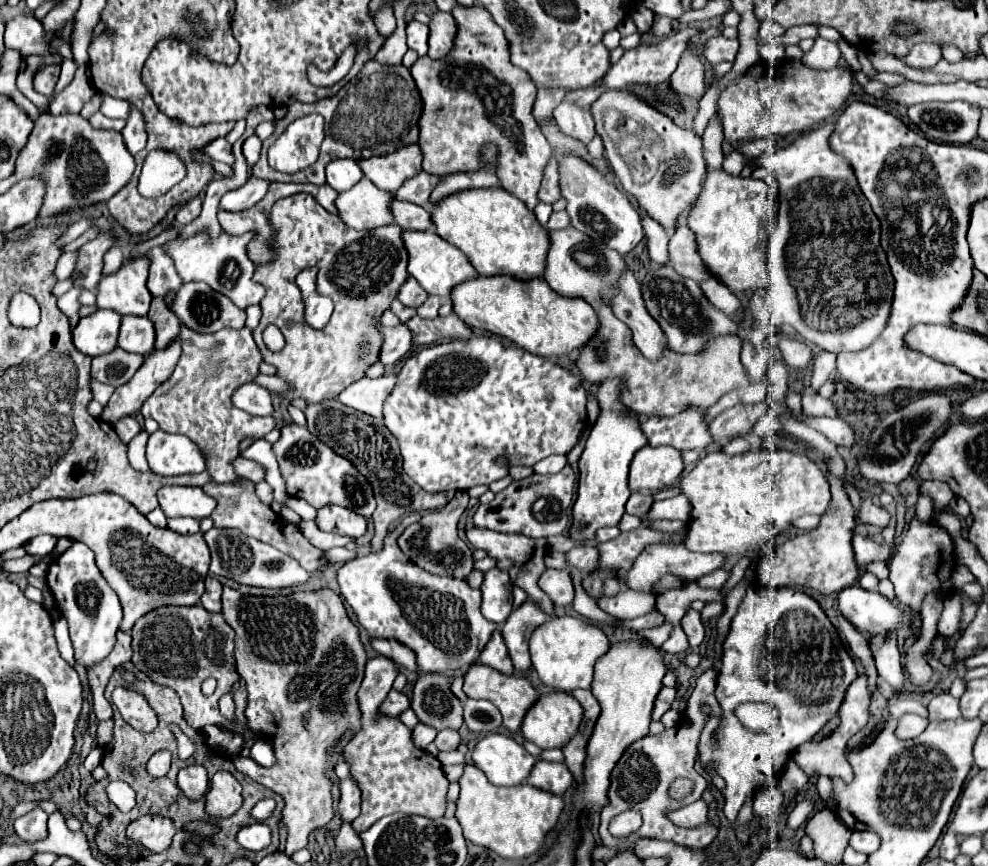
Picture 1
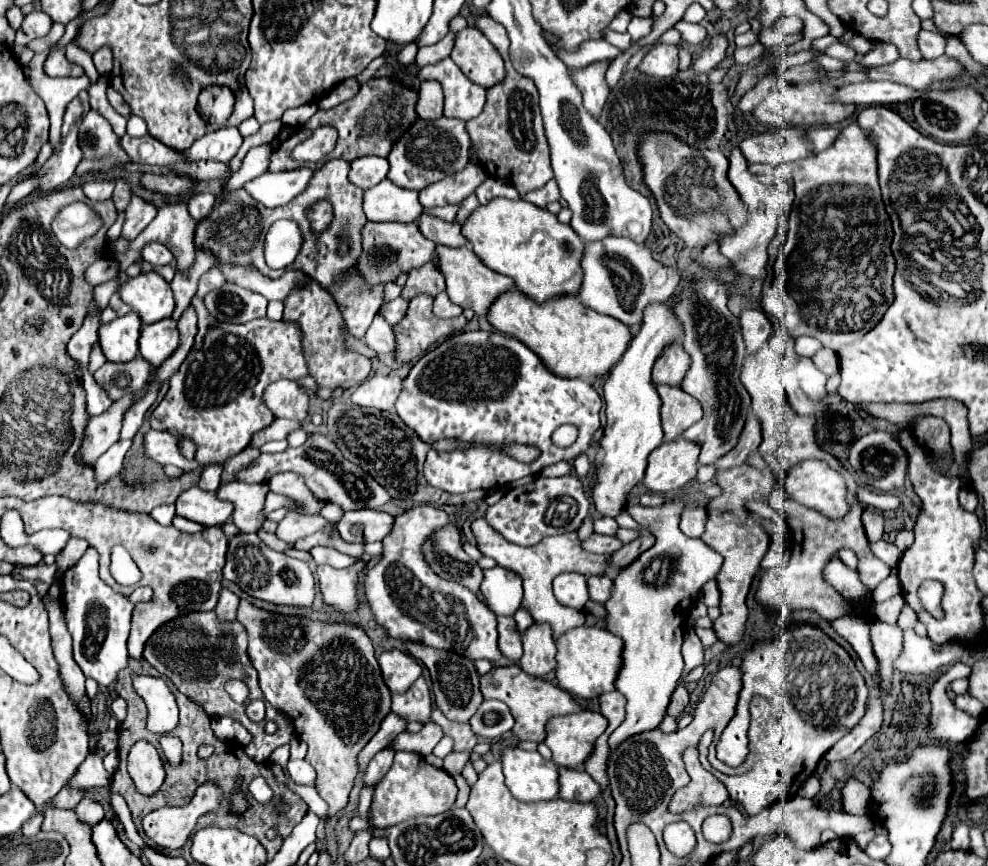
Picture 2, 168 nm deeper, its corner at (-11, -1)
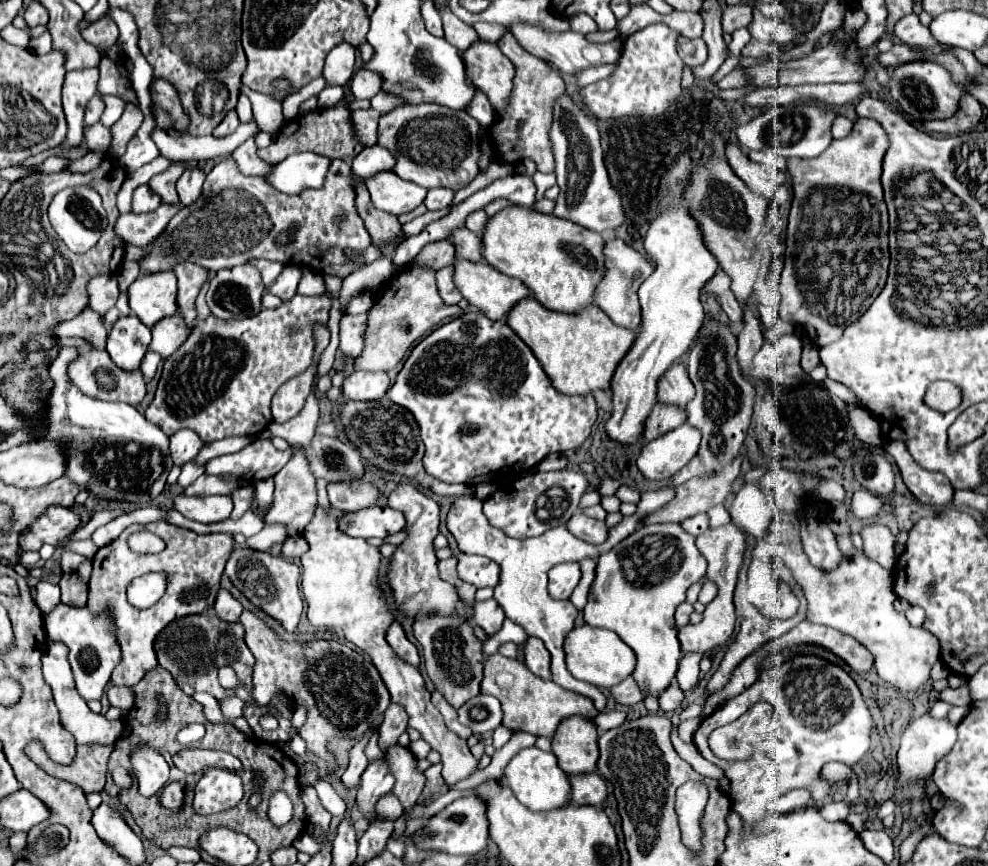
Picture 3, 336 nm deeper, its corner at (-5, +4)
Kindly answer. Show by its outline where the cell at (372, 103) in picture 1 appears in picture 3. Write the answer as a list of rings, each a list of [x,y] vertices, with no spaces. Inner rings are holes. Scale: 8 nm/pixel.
[[[341,99],[333,107],[315,109],[311,113],[307,113],[307,115],[297,115],[285,129],[279,131],[277,139],[269,147],[257,149],[257,155],[269,165],[277,165],[287,155],[299,153],[299,151],[311,151],[311,153],[323,155],[327,159],[353,159],[365,145],[357,141],[349,115],[351,115],[351,111],[349,111],[345,99]]]

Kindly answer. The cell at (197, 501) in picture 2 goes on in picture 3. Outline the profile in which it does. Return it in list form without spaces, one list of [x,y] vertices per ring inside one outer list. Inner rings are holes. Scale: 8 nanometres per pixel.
[[[181,493],[173,499],[173,507],[187,519],[193,519],[199,523],[215,523],[231,515],[233,501],[231,497],[225,497],[225,495],[187,497],[185,493]]]

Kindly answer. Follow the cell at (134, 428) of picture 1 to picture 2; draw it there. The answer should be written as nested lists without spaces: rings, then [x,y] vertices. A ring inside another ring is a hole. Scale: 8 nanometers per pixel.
[[[132,439],[119,440],[102,454],[95,463],[96,482],[105,484],[112,476],[118,474],[123,467],[126,452],[132,446]]]

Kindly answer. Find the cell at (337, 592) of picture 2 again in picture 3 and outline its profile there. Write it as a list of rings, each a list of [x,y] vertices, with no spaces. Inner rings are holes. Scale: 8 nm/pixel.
[[[317,507],[315,519],[303,531],[309,543],[309,551],[301,557],[303,561],[301,587],[303,587],[305,601],[309,605],[307,611],[309,623],[317,629],[333,629],[345,635],[347,641],[351,641],[371,657],[373,665],[379,669],[381,679],[385,681],[391,693],[391,701],[403,707],[405,713],[409,715],[409,727],[417,729],[421,737],[441,753],[443,779],[451,787],[453,783],[469,777],[475,771],[477,759],[471,755],[467,741],[457,737],[445,727],[441,713],[431,705],[429,699],[431,693],[425,689],[425,681],[419,669],[397,659],[391,647],[387,645],[385,633],[393,623],[393,617],[377,585],[377,567],[381,559],[379,549],[367,545],[365,539],[355,539],[339,533],[337,521],[341,515],[343,515],[341,511],[331,509],[327,513],[321,507]]]

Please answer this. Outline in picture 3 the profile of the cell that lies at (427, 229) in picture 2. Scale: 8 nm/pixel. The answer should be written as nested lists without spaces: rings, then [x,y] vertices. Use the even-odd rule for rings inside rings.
[[[457,227],[457,229],[451,231],[447,241],[453,243],[457,257],[467,259],[467,261],[483,261],[483,257],[481,257],[481,239],[479,239],[477,233],[473,233],[465,227]]]

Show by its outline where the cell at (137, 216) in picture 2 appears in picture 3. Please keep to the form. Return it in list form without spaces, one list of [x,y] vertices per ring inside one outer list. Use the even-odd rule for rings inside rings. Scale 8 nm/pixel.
[[[139,185],[133,193],[133,213],[151,213],[161,205],[159,195],[151,193],[147,185]]]

